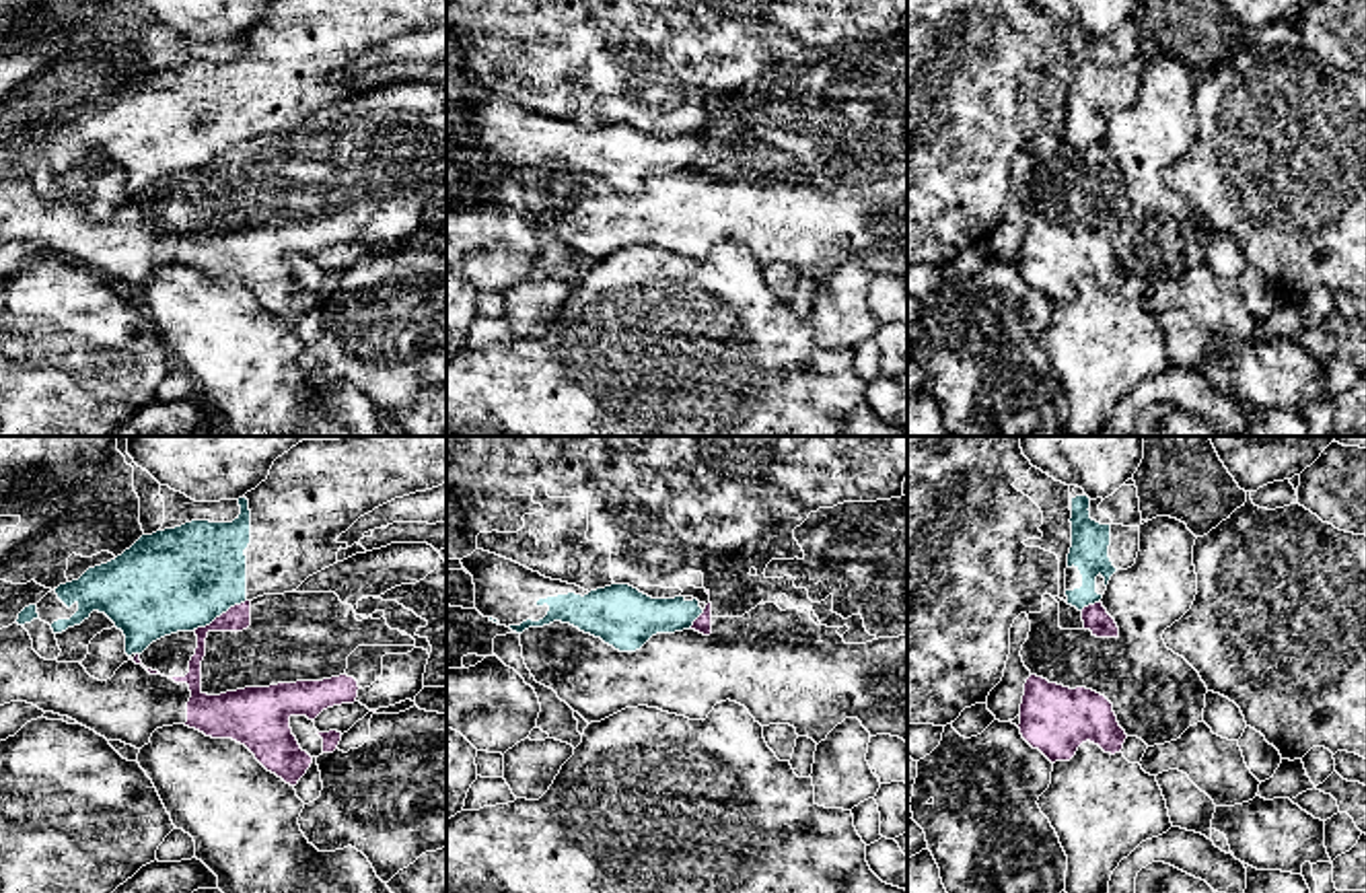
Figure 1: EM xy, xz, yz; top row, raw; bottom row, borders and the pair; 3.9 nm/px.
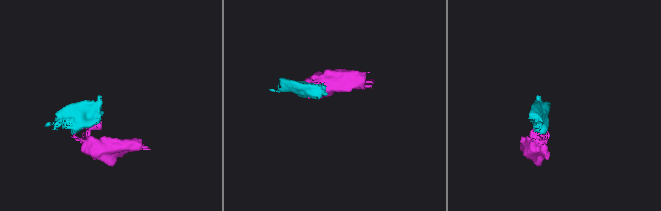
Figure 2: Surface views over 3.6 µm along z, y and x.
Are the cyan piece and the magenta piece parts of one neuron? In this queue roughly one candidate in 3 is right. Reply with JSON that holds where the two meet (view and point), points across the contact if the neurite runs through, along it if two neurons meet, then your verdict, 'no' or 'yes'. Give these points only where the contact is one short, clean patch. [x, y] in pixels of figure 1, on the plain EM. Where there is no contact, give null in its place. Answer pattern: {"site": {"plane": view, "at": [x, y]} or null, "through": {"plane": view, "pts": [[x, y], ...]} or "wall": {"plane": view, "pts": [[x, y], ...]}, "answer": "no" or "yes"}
{"site": {"plane": "xy", "at": [219, 155]}, "answer": "no"}

